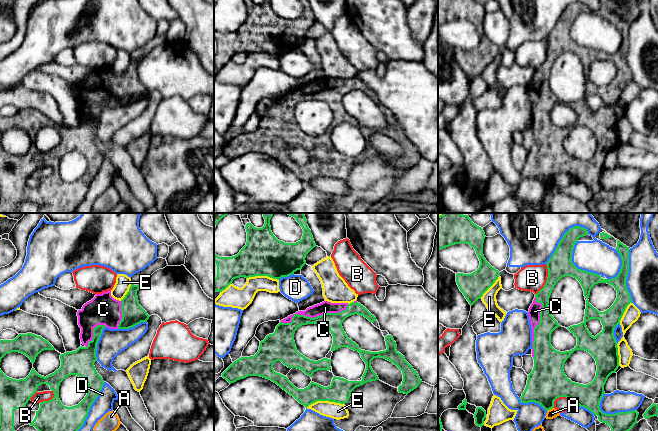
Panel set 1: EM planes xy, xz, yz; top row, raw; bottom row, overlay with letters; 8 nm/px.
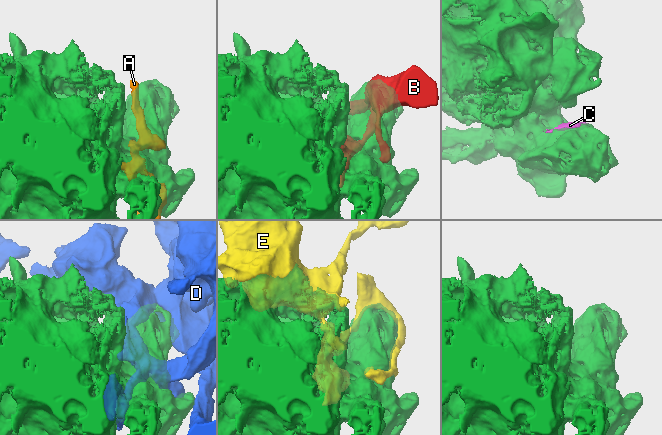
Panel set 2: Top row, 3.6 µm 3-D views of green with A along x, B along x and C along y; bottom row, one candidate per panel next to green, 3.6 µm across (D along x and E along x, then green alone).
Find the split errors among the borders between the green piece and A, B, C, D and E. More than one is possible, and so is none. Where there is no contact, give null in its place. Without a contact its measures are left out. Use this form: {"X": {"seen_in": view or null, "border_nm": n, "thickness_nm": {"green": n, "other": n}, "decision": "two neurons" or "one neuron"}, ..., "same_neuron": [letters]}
{"A": {"seen_in": "yz", "border_nm": 70, "thickness_nm": {"green": 300, "other": 80}, "decision": "two neurons"}, "B": {"seen_in": "yz", "border_nm": 260, "thickness_nm": {"green": 190, "other": 220}, "decision": "two neurons"}, "C": {"seen_in": "xz", "border_nm": 550, "thickness_nm": {"green": 140, "other": 100}, "decision": "one neuron"}, "D": {"seen_in": "yz", "border_nm": 440, "thickness_nm": {"green": 190, "other": 340}, "decision": "two neurons"}, "E": {"seen_in": "xz", "border_nm": 300, "thickness_nm": {"green": 180, "other": 130}, "decision": "two neurons"}, "same_neuron": ["C"]}

